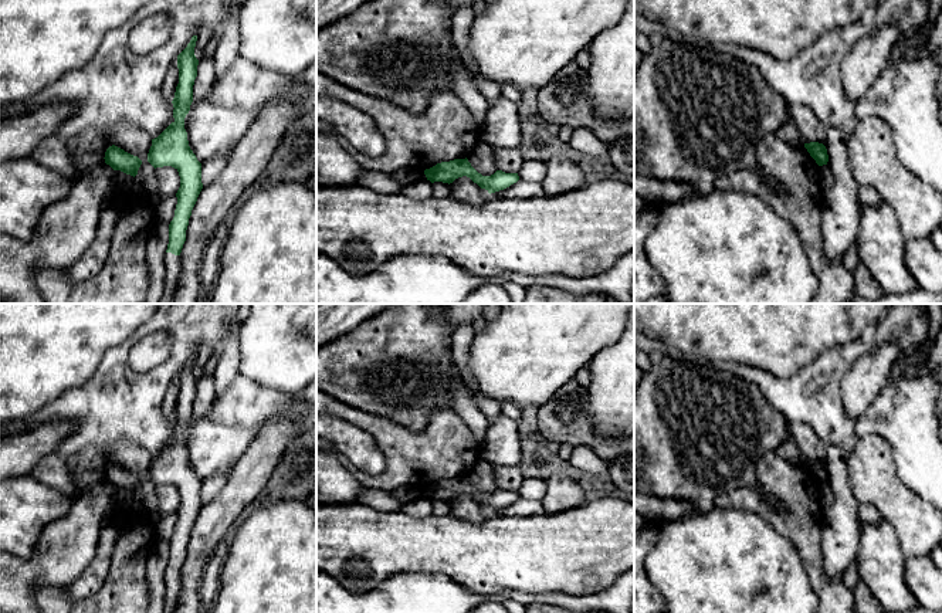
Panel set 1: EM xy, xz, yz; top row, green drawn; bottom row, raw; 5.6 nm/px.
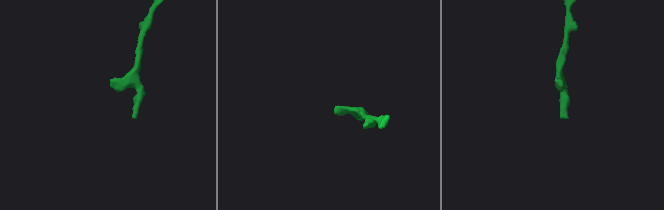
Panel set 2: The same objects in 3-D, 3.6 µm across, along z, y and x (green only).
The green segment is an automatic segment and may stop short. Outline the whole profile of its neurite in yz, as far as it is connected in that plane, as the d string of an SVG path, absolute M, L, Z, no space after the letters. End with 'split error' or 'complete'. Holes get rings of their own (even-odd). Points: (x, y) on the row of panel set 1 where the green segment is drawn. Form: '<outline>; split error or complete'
M810 142L810 143L804 143L804 148L807 149L810 156L816 160L816 163L819 166L827 165L829 155L827 155L827 149L823 143Z; complete

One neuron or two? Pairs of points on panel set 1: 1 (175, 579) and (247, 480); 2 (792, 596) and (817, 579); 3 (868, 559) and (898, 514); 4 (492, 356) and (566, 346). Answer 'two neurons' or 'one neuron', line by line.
1: two neurons
2: two neurons
3: two neurons
4: one neuron

